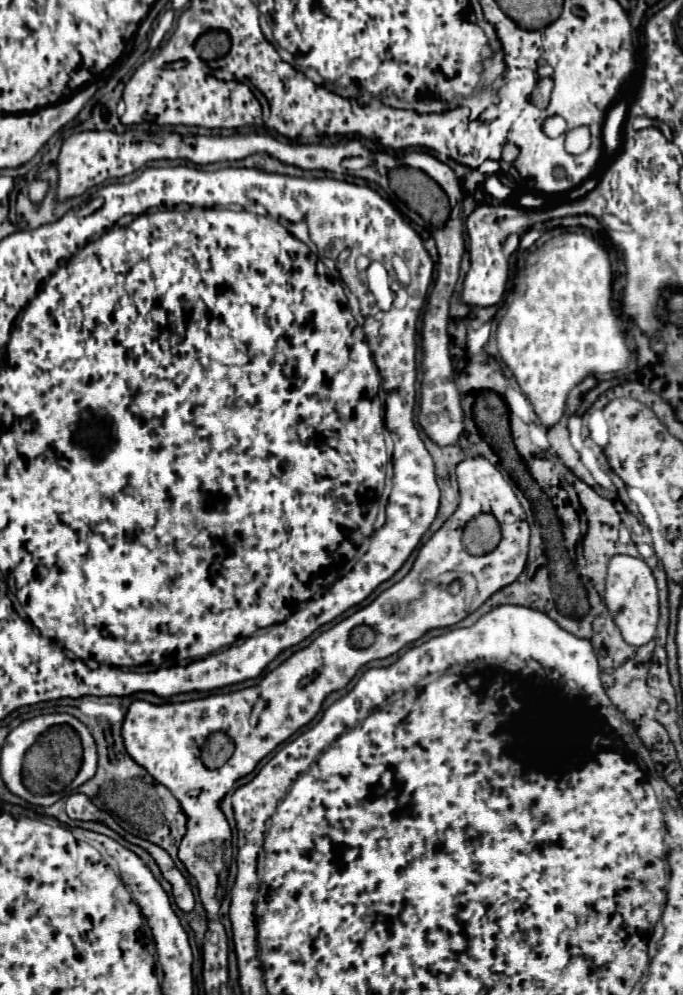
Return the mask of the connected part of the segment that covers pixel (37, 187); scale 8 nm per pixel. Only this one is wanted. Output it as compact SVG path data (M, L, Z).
M31 181L29 183L29 197L31 197L31 201L39 203L43 199L45 191L47 191L47 183L45 181Z

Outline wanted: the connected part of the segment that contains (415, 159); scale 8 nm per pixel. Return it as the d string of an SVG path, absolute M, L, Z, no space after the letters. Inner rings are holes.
M421 151L405 155L403 157L403 165L417 167L423 173L427 173L431 179L435 179L441 185L441 189L449 195L451 209L457 209L461 205L461 201L463 201L461 185L459 185L459 179L457 179L455 171L449 165L445 165L439 159L435 159L433 155L427 155L427 153L421 153Z

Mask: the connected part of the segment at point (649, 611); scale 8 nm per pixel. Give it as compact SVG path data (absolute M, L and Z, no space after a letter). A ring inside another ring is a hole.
M615 555L609 561L607 569L607 583L605 583L605 605L619 627L623 639L633 645L645 645L655 637L657 621L659 621L659 597L657 597L657 583L651 569L639 557L629 555Z

